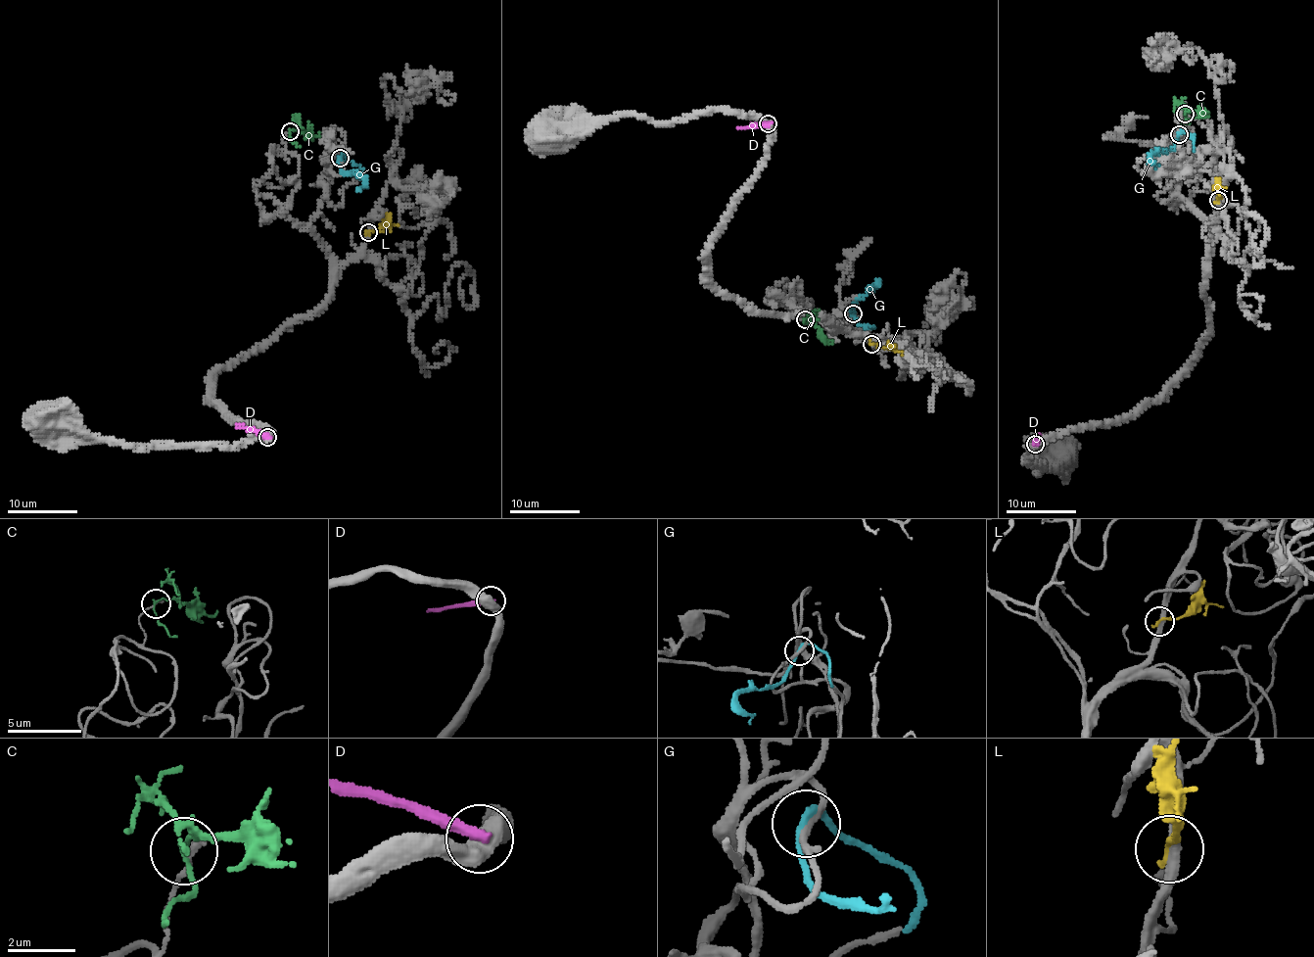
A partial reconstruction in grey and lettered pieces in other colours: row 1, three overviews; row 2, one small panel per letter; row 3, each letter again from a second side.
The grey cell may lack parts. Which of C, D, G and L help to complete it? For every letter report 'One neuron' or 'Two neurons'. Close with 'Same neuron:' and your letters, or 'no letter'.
C: Two neurons
D: Two neurons
G: One neuron
L: Two neurons
Same neuron: G

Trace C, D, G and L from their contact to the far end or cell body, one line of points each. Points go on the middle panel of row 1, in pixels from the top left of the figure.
C: (805, 319), (831, 341)
D: (769, 122), (738, 128)
G: (854, 312), (853, 306), (877, 283), (868, 287)
L: (872, 345), (894, 347), (903, 356)

